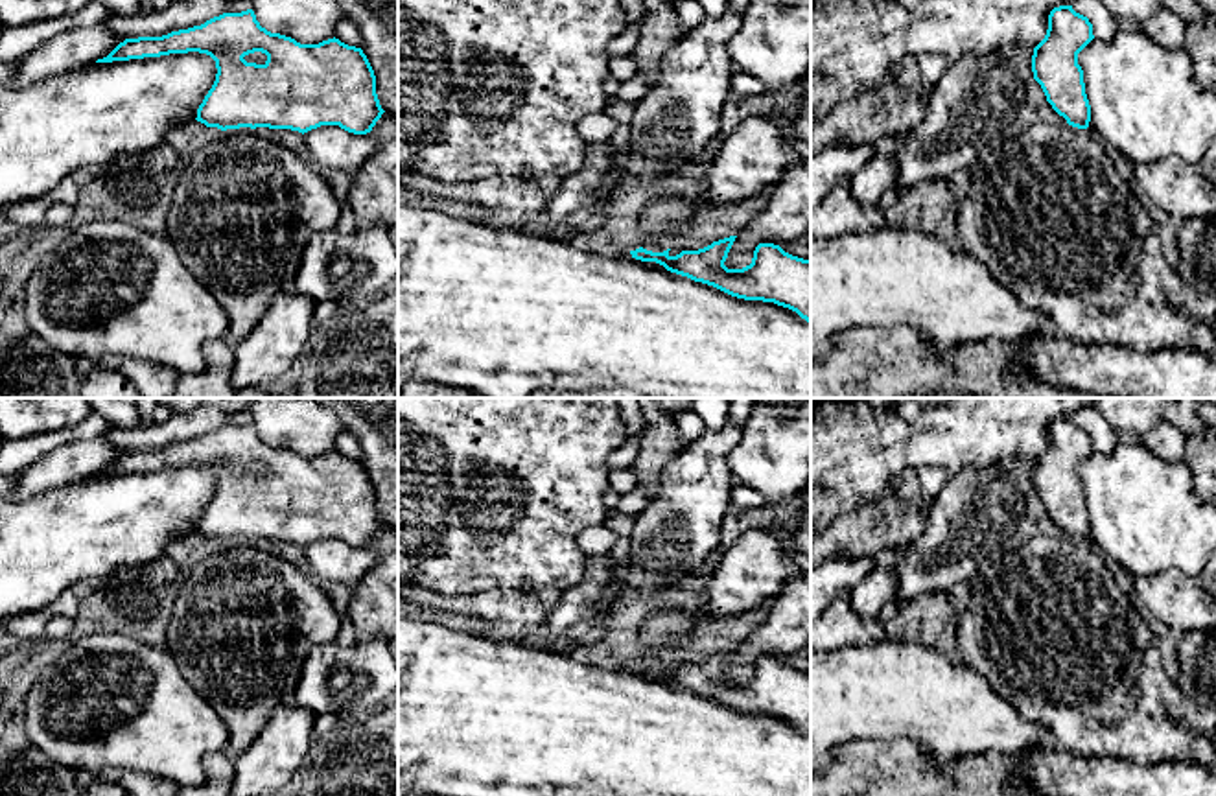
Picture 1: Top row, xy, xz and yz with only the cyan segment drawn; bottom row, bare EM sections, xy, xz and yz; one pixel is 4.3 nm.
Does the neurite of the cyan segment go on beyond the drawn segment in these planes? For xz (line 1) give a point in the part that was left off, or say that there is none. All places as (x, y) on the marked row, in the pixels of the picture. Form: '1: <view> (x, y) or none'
1: none

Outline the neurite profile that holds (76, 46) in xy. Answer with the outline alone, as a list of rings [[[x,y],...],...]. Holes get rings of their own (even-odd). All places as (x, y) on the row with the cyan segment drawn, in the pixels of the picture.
[[[101,24],[68,28],[20,57],[13,83],[26,87],[96,63],[107,57],[123,41],[123,37],[114,35]]]

